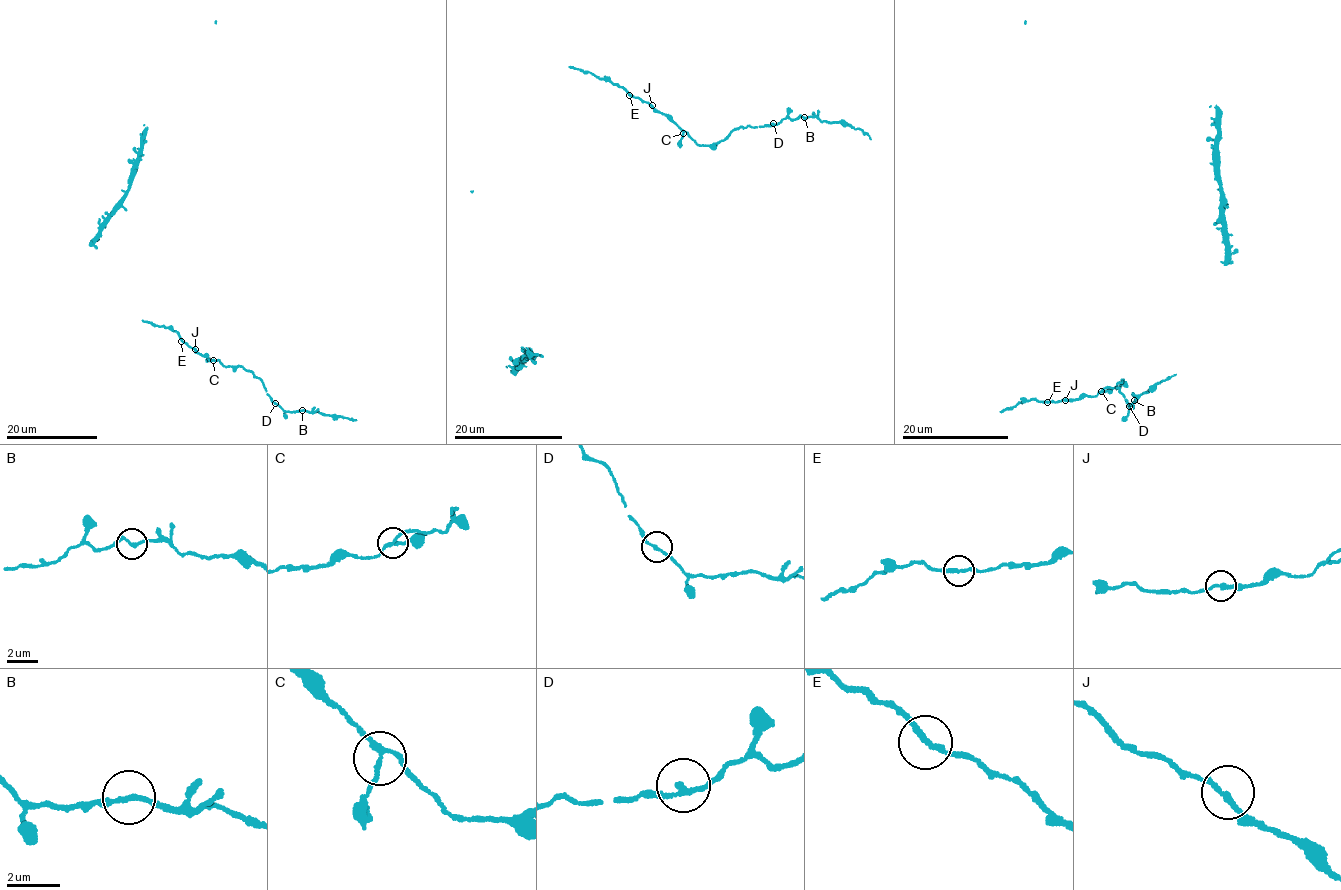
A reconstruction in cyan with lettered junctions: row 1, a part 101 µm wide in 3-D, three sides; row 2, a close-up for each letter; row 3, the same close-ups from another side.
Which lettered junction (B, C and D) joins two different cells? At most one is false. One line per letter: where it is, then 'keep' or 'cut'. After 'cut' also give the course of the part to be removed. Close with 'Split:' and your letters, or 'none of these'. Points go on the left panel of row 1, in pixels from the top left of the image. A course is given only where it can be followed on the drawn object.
B: place (302, 410); keep
C: place (213, 360); keep
D: place (275, 403); keep
Split: none of these

